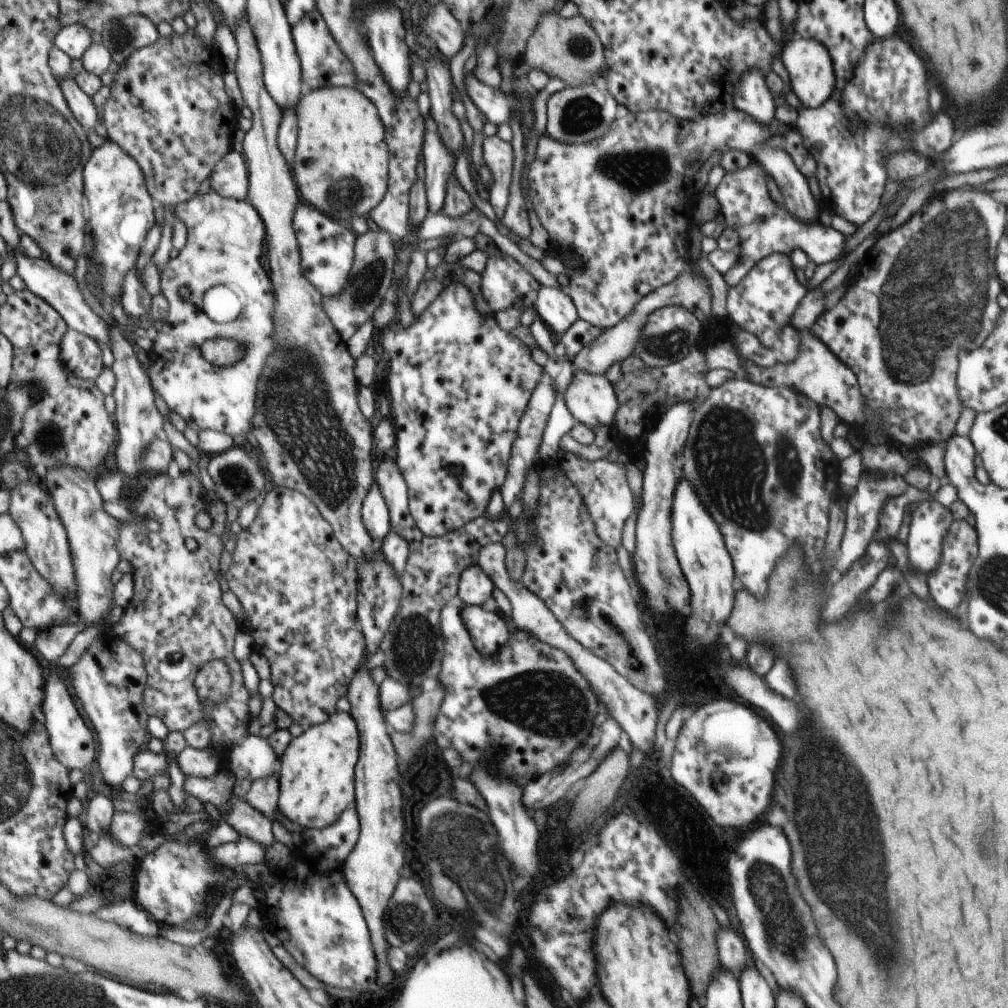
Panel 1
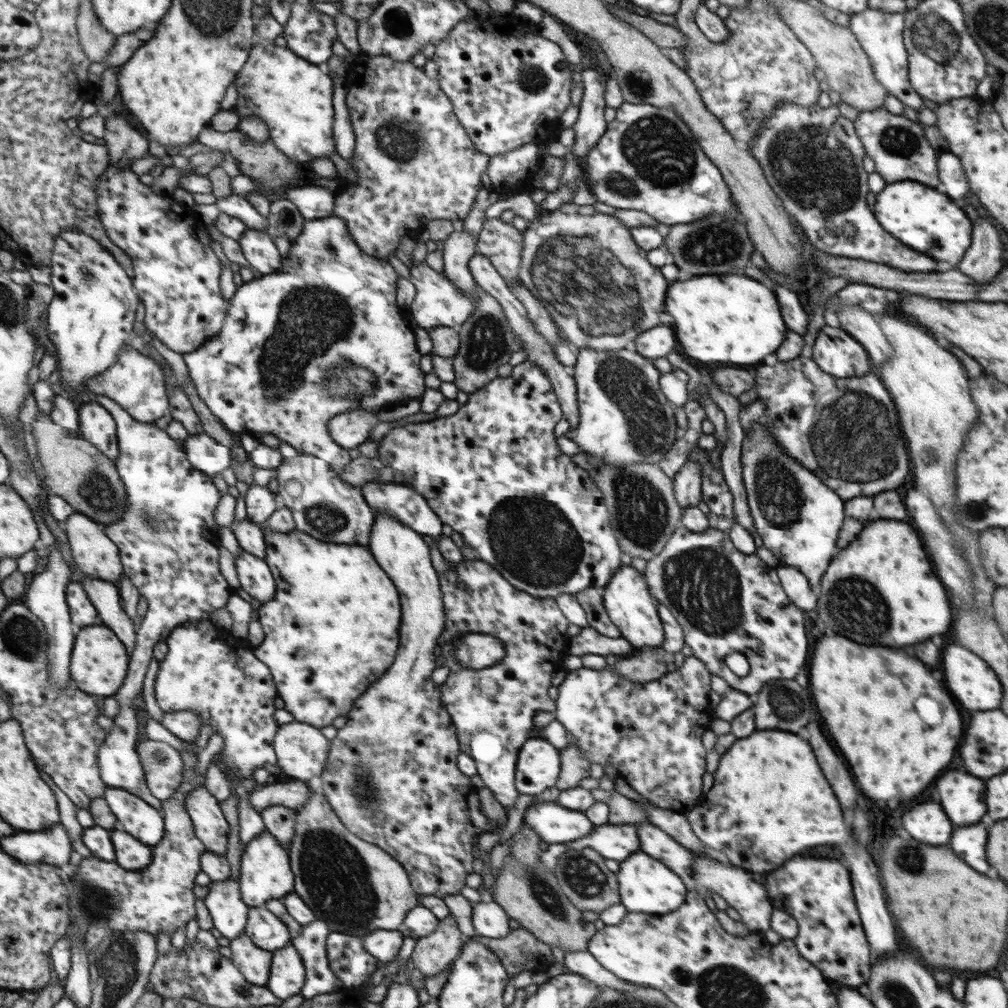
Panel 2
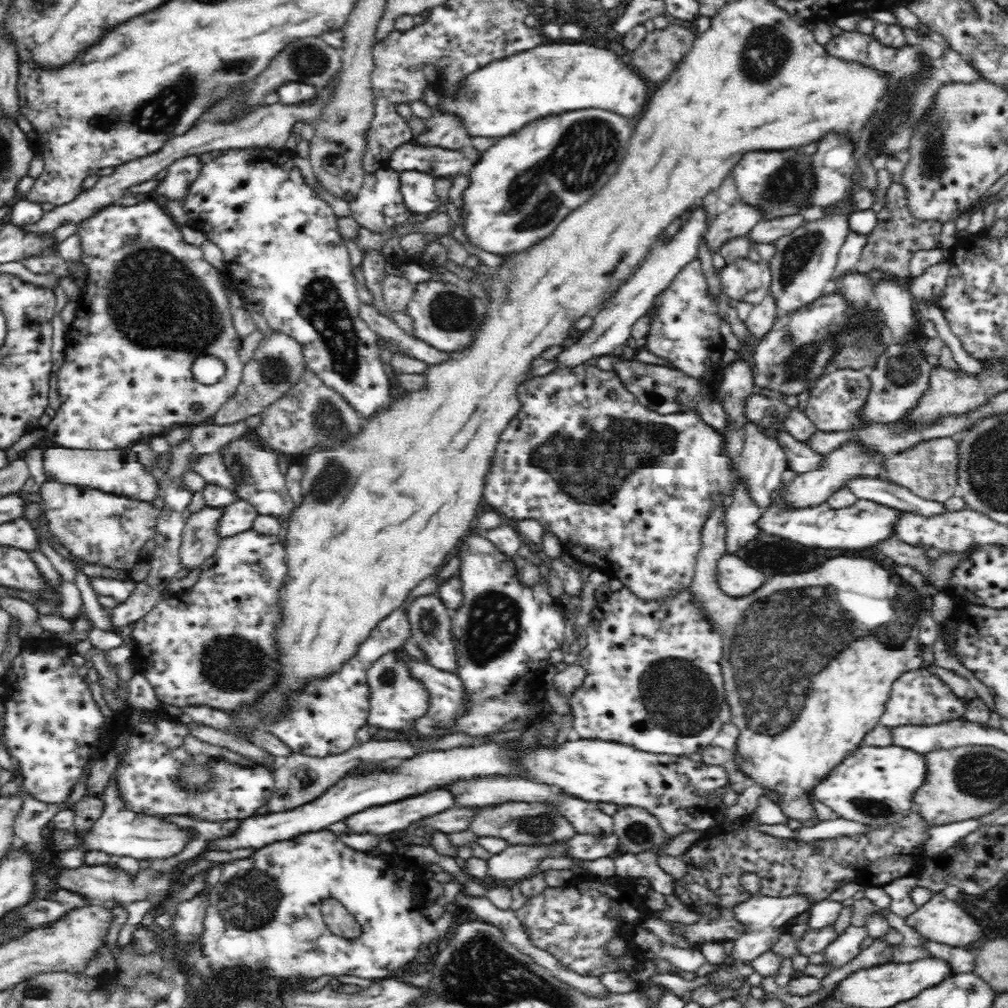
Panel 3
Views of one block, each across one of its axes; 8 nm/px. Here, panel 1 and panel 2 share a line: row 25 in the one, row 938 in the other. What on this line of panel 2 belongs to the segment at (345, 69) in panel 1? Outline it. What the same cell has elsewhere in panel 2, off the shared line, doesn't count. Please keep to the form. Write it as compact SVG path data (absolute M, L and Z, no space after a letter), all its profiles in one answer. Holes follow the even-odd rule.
M316 918L304 925L298 938L292 939L292 945L298 949L307 968L306 986L301 991L304 999L334 993L343 988L328 957L327 939L330 934L329 926Z

